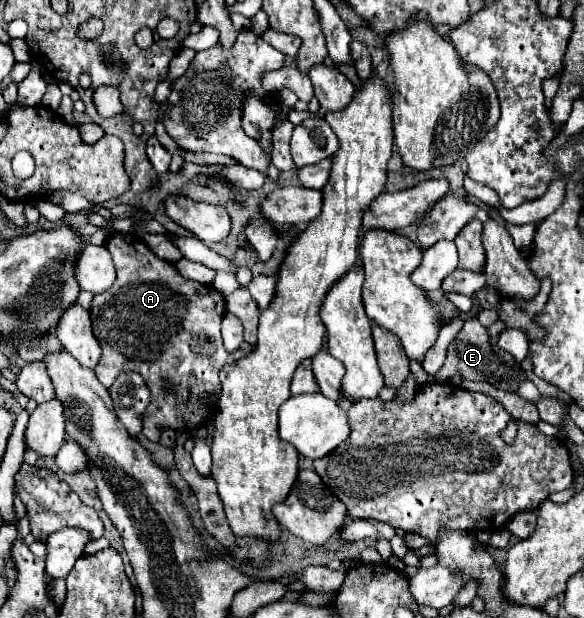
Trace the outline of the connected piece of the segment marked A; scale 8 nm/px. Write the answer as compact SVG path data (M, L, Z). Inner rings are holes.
M114 233L106 241L108 251L112 253L118 279L112 285L112 289L100 293L92 301L92 331L96 339L102 345L102 359L96 367L96 377L104 387L110 387L112 381L116 381L120 371L138 371L146 385L152 389L152 403L146 409L146 417L156 415L156 433L144 433L150 441L158 443L164 429L174 431L192 431L196 427L204 427L212 415L216 413L216 399L220 395L220 381L218 371L234 363L240 357L246 357L252 353L252 345L242 345L236 353L226 353L220 337L220 321L226 313L224 297L214 289L212 285L202 285L190 279L184 279L174 263L160 259L156 253L148 249L144 239L134 233ZM164 381L170 381L174 387L174 393L164 393L162 385Z

